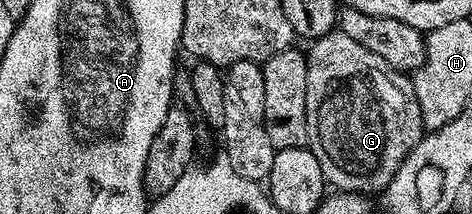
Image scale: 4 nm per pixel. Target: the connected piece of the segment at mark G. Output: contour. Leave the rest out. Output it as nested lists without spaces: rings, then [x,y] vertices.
[[[334,28],[333,31],[321,38],[312,39],[310,46],[313,47],[308,47],[305,56],[307,60],[307,136],[309,137],[307,148],[313,153],[315,160],[319,160],[319,168],[323,168],[323,176],[330,187],[341,192],[384,191],[385,185],[395,176],[399,164],[403,164],[403,160],[412,152],[415,144],[419,144],[427,133],[425,121],[419,112],[419,100],[415,96],[412,77],[408,73],[391,68],[391,64],[387,64],[387,60],[383,60],[383,56],[375,56],[375,52],[363,48],[363,44],[359,44],[359,40],[351,40],[351,36],[344,34],[340,28]]]

